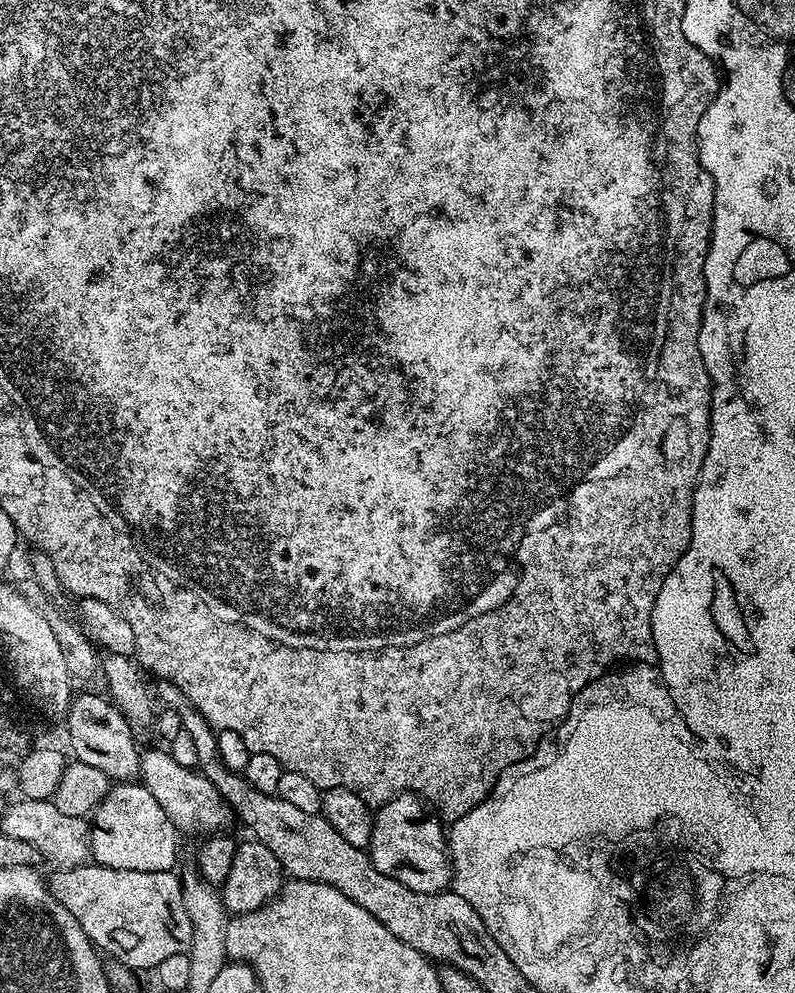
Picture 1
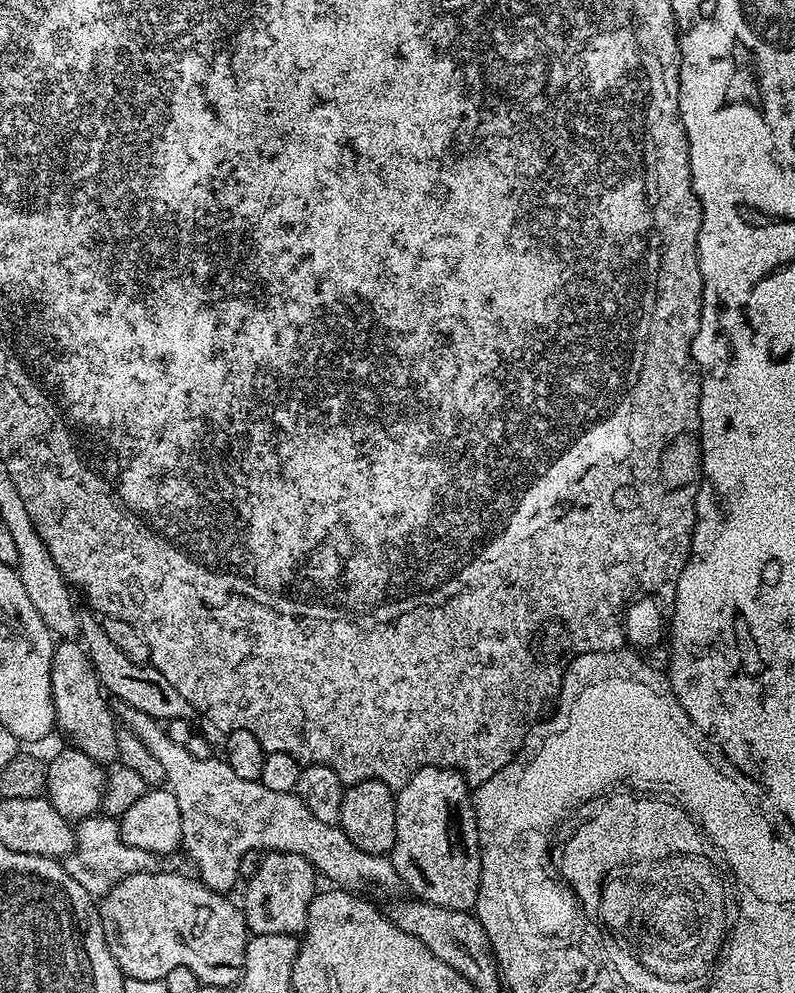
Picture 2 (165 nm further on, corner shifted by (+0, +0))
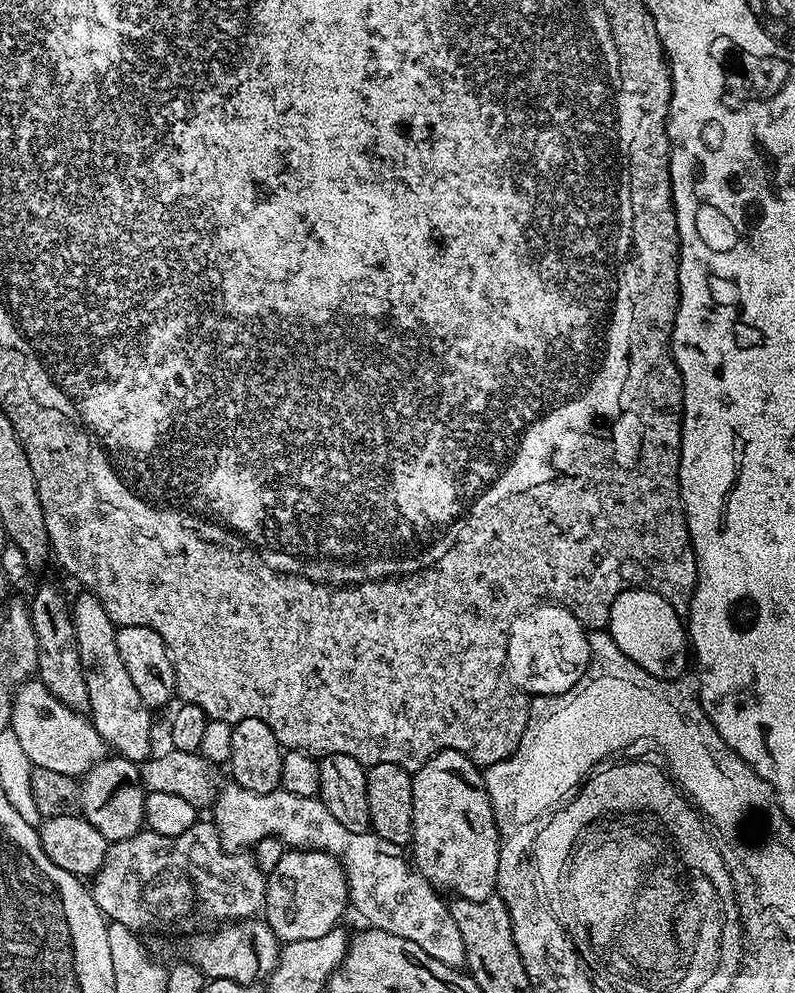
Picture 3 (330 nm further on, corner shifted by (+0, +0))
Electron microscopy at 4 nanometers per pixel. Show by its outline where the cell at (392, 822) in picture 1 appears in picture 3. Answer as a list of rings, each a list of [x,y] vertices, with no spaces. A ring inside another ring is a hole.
[[[449,748],[431,756],[412,778],[410,859],[414,867],[432,883],[433,888],[445,893],[453,892],[453,897],[462,900],[482,902],[496,892],[499,853],[500,831],[496,825],[481,765],[466,758],[464,752],[455,752]]]

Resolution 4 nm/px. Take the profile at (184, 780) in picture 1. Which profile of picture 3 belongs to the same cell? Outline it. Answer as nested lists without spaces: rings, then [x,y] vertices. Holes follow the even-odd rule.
[[[83,595],[71,601],[70,611],[76,631],[78,654],[82,662],[82,678],[86,678],[87,711],[98,734],[115,755],[143,762],[154,752],[152,748],[153,713],[142,702],[138,689],[134,686],[134,681],[131,680],[130,673],[122,662],[122,654],[118,654],[117,625],[112,623],[102,602],[98,602],[96,596]]]

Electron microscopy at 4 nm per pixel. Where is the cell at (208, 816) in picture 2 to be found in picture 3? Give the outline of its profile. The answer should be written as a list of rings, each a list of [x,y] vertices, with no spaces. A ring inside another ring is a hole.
[[[235,782],[225,783],[221,787],[216,795],[216,803],[210,809],[210,815],[212,815],[211,823],[215,824],[220,832],[222,846],[229,850],[248,850],[262,838],[279,836],[282,843],[289,849],[330,854],[344,867],[348,883],[348,899],[354,912],[356,908],[357,914],[365,920],[363,922],[365,925],[386,930],[390,934],[398,934],[398,938],[406,938],[414,942],[414,946],[426,950],[430,958],[438,958],[438,962],[446,966],[459,969],[465,967],[466,946],[462,946],[462,930],[458,930],[448,904],[446,900],[443,900],[445,897],[433,888],[432,883],[414,867],[401,845],[386,842],[386,838],[377,836],[371,830],[355,832],[342,826],[342,822],[338,822],[338,818],[334,818],[334,814],[330,814],[328,807],[317,797],[299,796],[283,790],[270,794],[254,794],[254,790],[240,788]]]

